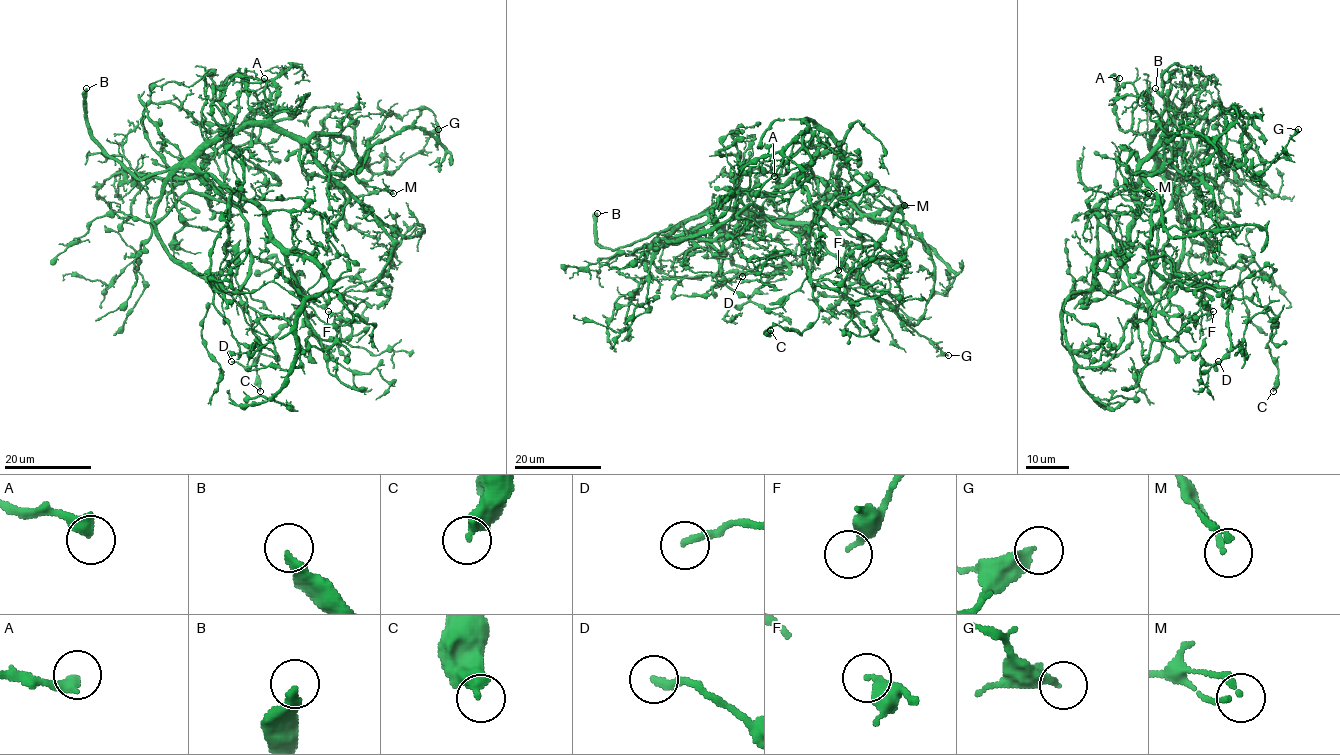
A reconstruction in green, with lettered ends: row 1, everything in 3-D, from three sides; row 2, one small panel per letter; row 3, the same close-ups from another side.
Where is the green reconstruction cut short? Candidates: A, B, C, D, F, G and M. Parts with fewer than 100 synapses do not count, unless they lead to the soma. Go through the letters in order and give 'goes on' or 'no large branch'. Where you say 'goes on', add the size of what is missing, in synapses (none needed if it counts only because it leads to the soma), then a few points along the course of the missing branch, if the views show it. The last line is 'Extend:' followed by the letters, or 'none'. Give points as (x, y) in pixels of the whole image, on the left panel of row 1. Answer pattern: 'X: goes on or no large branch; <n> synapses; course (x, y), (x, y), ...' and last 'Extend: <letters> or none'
A: no large branch
B: goes on; course (86, 88), (92, 82), (114, 107), (123, 111), (129, 104), (125, 85)
C: no large branch
D: no large branch
F: no large branch
G: no large branch
M: no large branch
Extend: B

